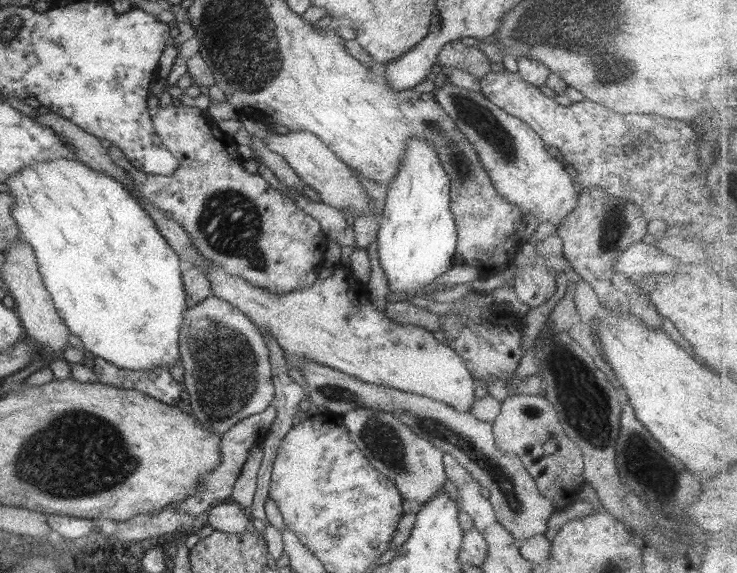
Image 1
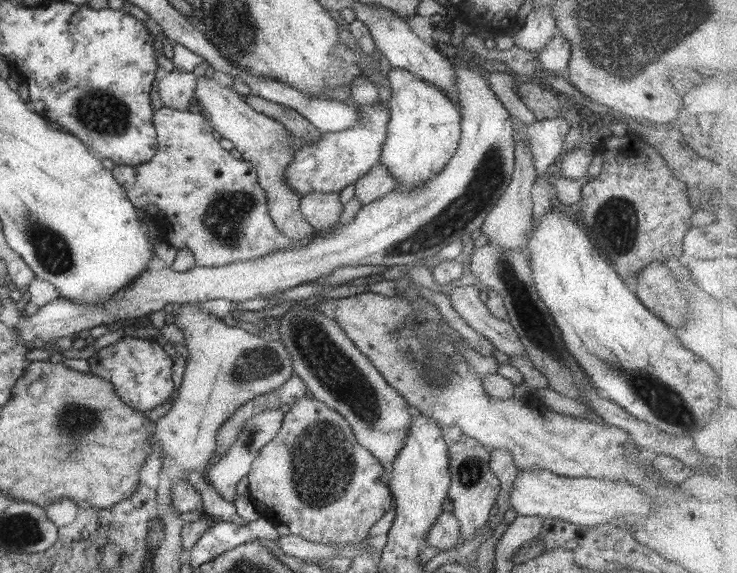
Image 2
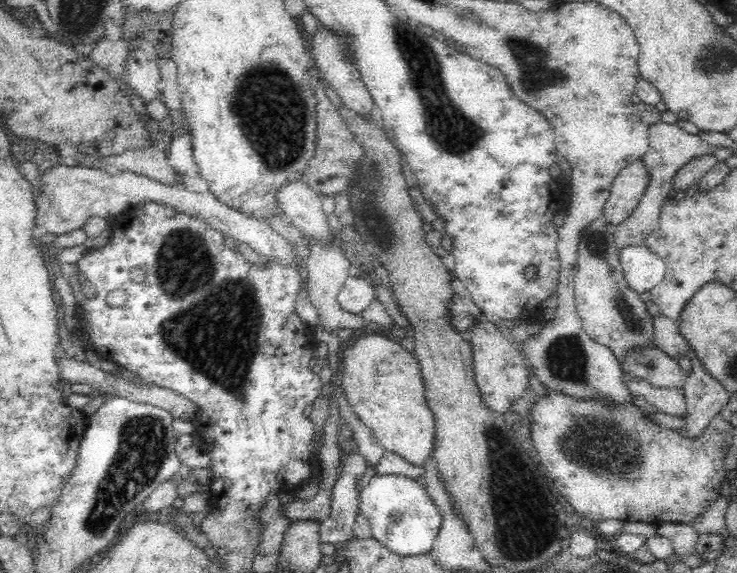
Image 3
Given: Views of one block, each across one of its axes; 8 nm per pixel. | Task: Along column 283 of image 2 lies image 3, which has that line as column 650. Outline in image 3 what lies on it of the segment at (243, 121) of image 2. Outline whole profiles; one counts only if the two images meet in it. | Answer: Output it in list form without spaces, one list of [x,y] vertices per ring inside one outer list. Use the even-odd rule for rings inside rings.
[[[659,120],[657,123],[648,126],[648,132],[649,148],[644,158],[641,159],[648,169],[648,186],[642,198],[638,201],[634,212],[626,220],[612,227],[614,231],[614,244],[618,250],[622,250],[626,246],[644,244],[646,237],[658,226],[659,214],[663,204],[668,199],[668,192],[673,188],[672,182],[677,170],[680,170],[682,166],[686,166],[694,158],[713,155],[714,146],[700,139],[698,135],[684,131],[676,123],[664,123]]]

